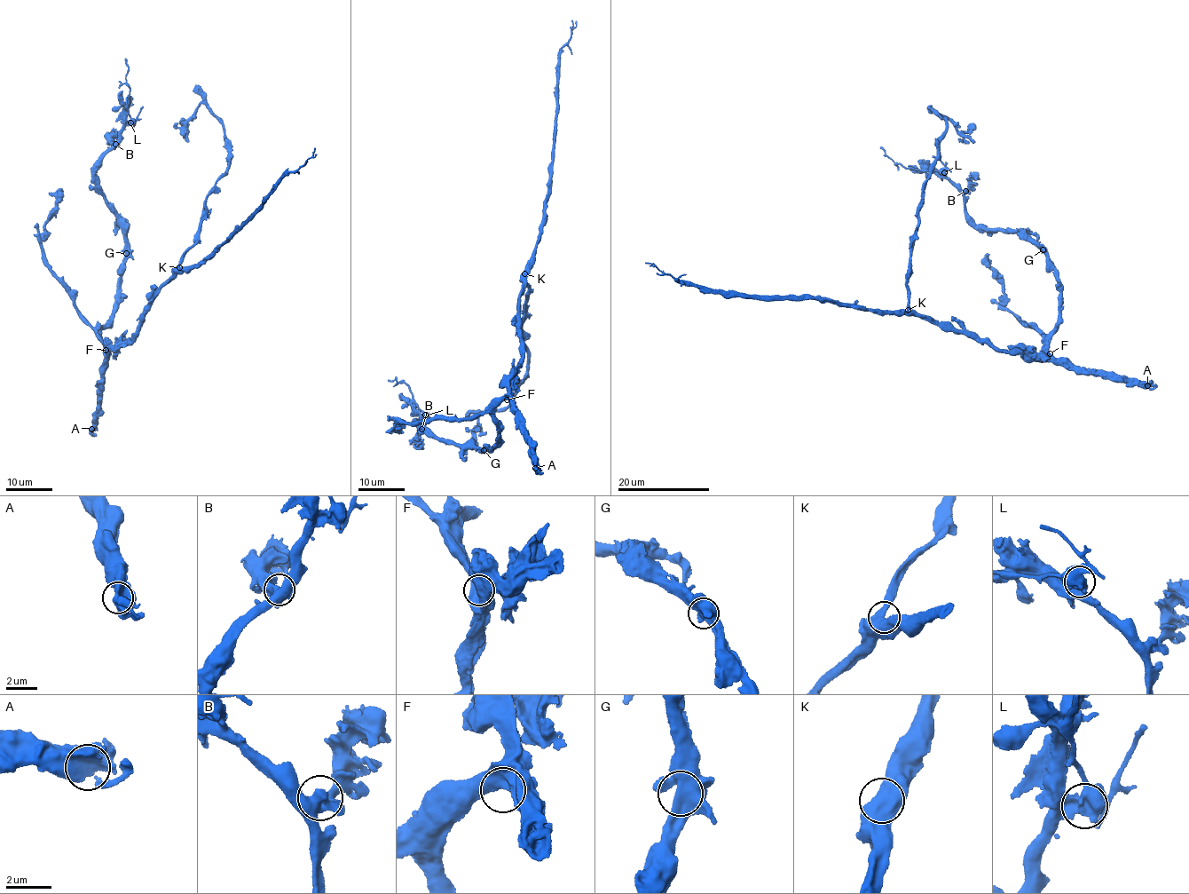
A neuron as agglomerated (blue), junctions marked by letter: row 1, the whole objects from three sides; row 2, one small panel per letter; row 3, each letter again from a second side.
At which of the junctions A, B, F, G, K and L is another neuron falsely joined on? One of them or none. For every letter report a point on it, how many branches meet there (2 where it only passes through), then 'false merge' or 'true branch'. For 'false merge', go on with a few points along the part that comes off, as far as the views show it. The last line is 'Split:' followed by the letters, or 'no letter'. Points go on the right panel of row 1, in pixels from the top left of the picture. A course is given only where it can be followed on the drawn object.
A: at (1147, 385); 5 branches meet; true branch
B: at (965, 191); 4 branches meet; true branch
F: at (1050, 353); 2 branches meet; true branch
G: at (1043, 249); 5 branches meet; true branch
K: at (908, 310); 2 branches meet; true branch
L: at (944, 172); 4 branches meet; false merge; foreign part runs (943, 172), (904, 167), (885, 154), (885, 149), (880, 146)
Split: L

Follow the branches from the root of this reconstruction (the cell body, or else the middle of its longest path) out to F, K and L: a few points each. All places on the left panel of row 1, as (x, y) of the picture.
F: (134, 336), (126, 345), (118, 344), (109, 352), (106, 350)
K: (134, 336), (159, 290), (179, 267)
L: (134, 336), (109, 352), (100, 337), (100, 327), (113, 316), (126, 244), (95, 172), (98, 160), (130, 122)

